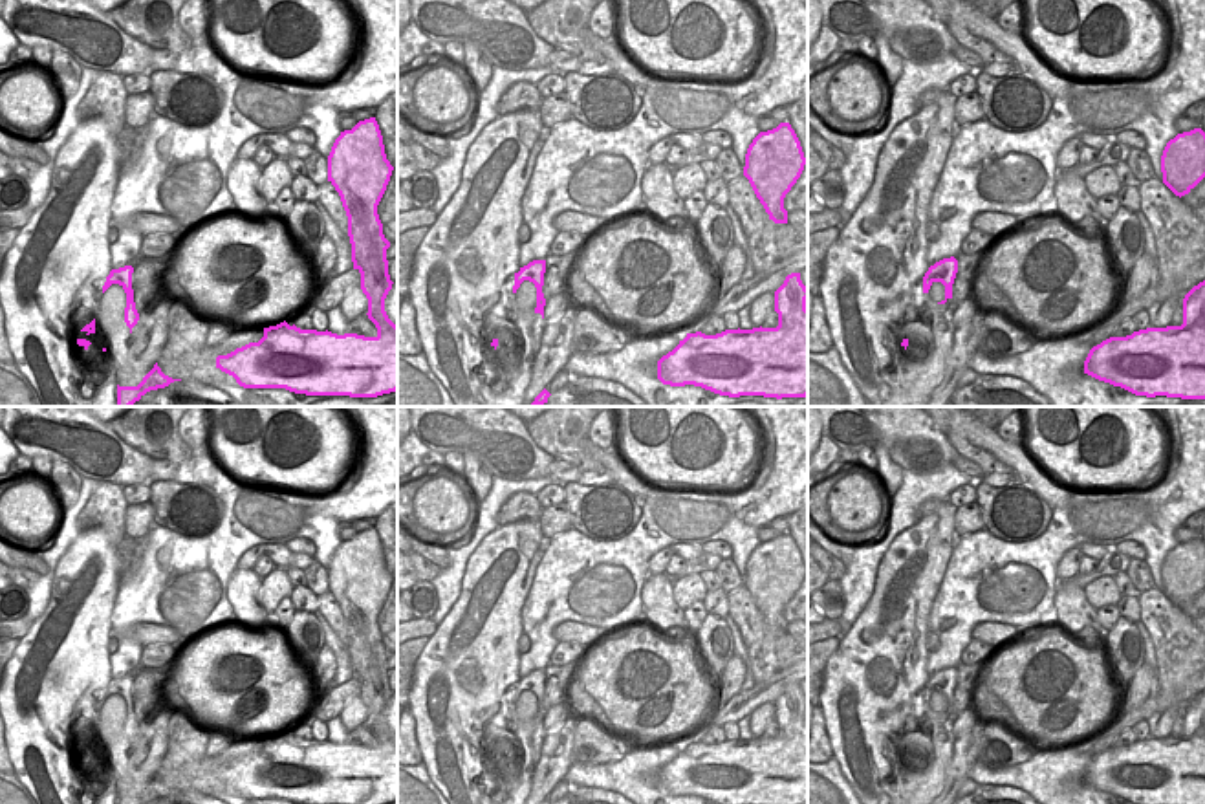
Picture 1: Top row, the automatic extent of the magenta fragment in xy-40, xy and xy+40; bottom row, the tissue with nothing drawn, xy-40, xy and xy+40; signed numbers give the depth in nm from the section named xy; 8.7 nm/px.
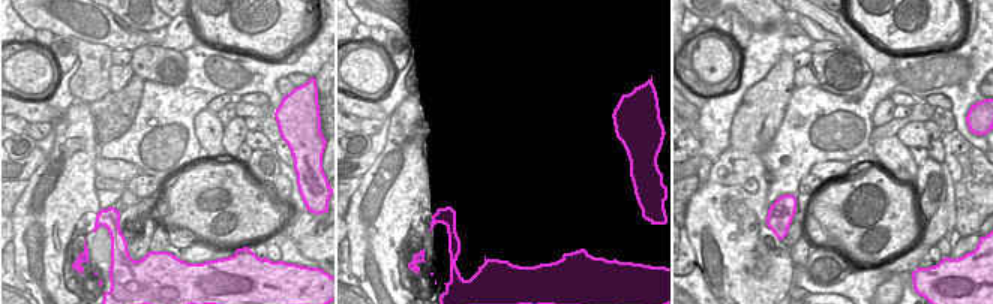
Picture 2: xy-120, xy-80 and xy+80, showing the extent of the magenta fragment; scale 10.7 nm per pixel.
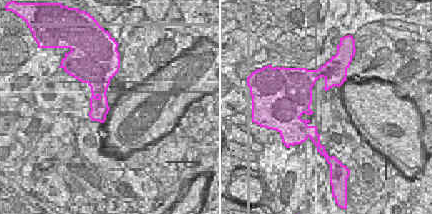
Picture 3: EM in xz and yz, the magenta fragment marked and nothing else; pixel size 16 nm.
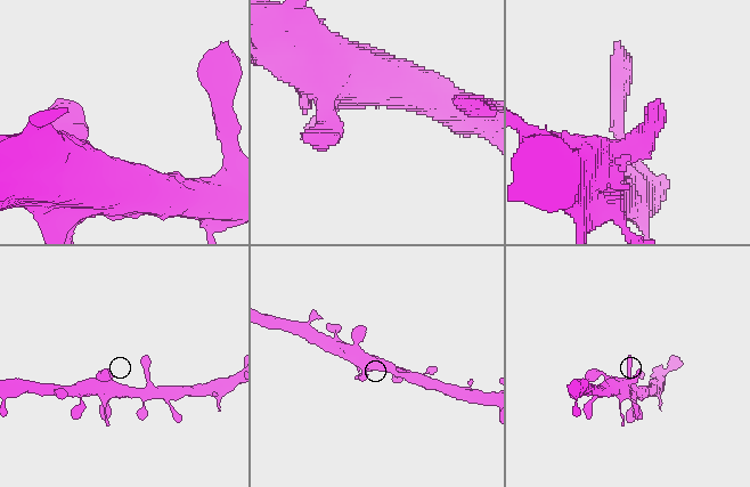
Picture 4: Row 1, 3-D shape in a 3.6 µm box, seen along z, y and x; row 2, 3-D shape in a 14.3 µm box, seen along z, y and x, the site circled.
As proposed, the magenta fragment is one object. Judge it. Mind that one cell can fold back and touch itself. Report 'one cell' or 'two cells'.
one cell

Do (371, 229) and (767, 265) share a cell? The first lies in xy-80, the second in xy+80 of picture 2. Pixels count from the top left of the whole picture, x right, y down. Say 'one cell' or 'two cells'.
one cell

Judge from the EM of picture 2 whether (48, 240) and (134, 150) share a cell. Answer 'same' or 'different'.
different

